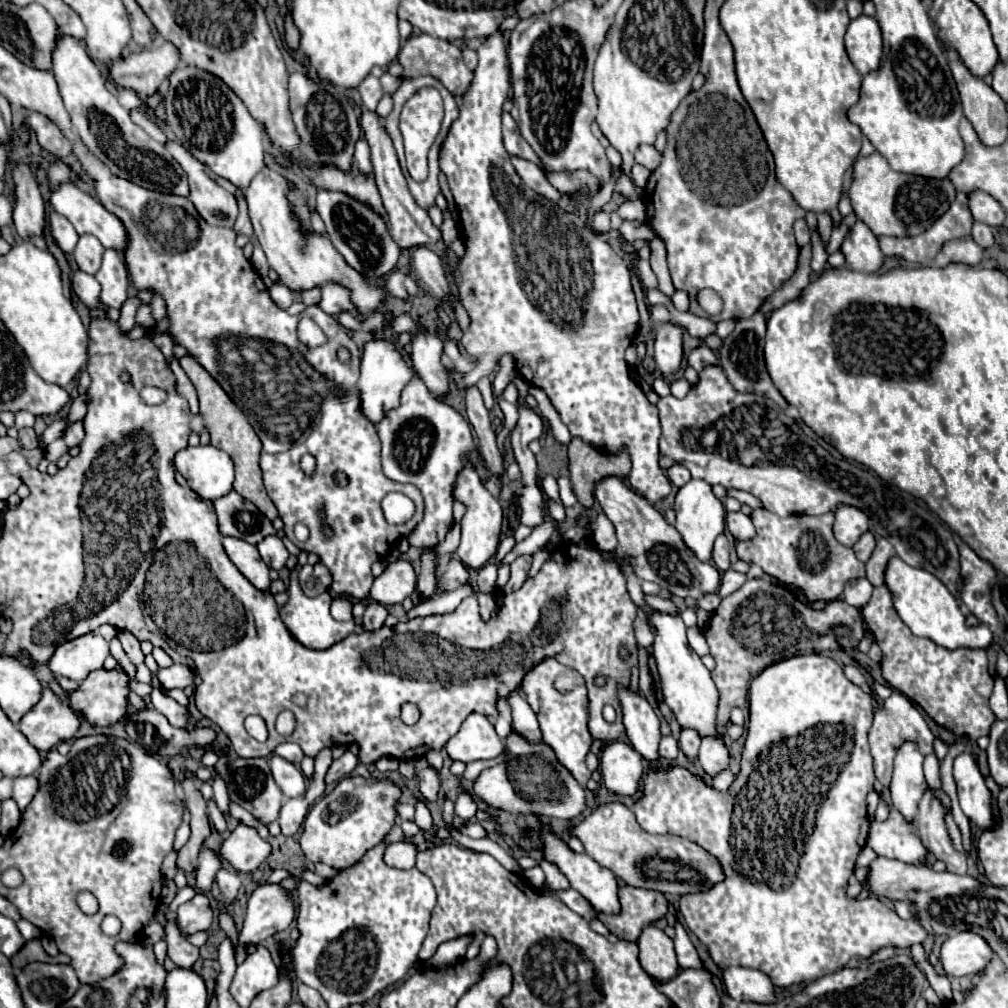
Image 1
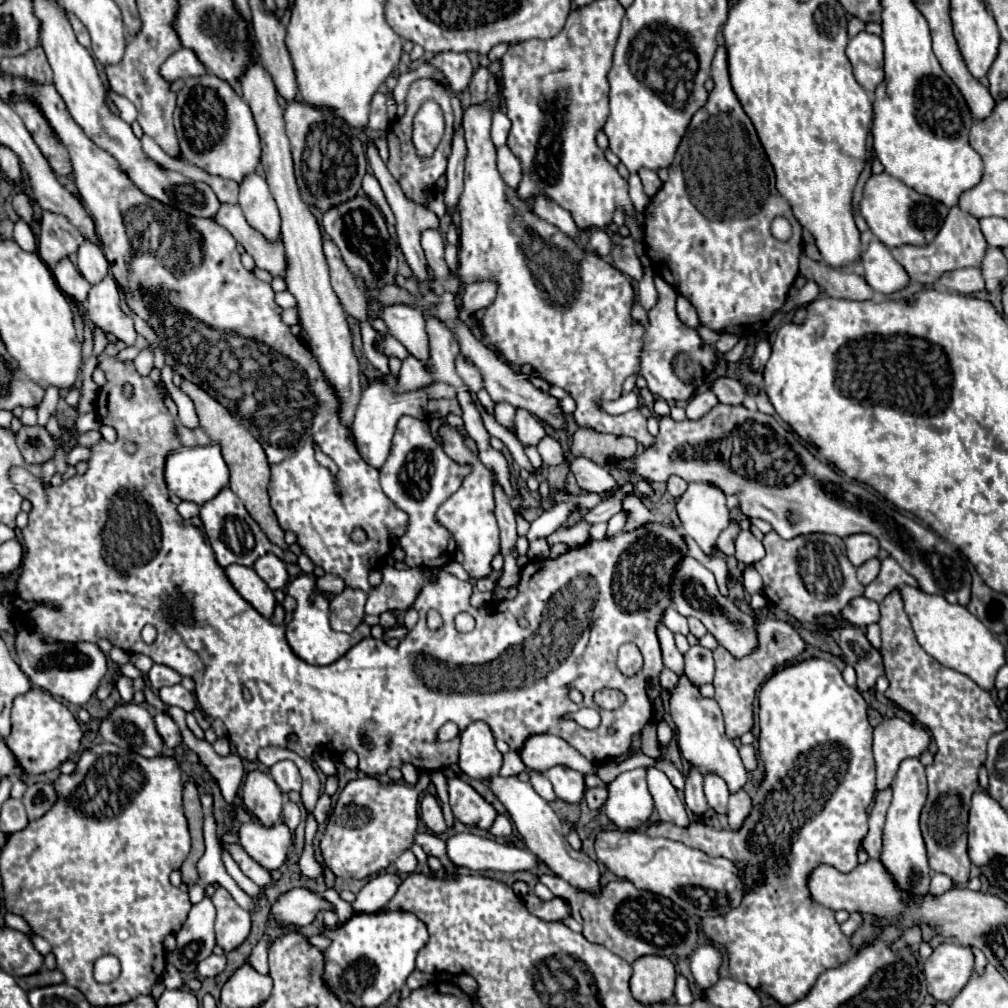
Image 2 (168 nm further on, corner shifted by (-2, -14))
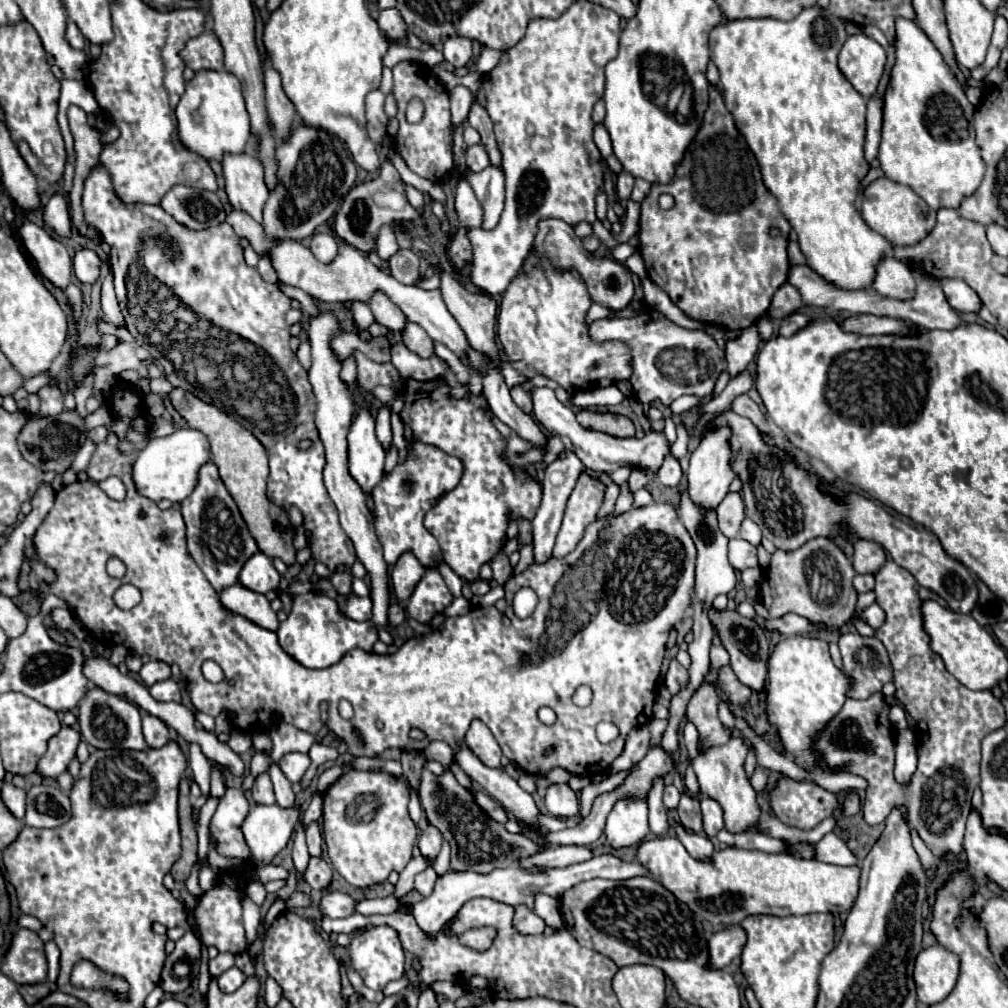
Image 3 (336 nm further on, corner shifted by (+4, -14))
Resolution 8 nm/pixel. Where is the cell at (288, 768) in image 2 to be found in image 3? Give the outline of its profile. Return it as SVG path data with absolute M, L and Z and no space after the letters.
M290 752L290 754L284 754L278 764L290 782L300 782L306 768L310 766L310 758L308 754L302 754L302 752Z

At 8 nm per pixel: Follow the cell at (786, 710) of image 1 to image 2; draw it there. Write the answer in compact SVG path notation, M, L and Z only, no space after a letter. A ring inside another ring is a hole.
M810 658L774 672L760 688L758 702L758 754L764 762L764 778L752 796L752 810L740 830L716 830L698 818L690 826L656 822L646 828L646 834L650 838L662 836L682 842L714 858L728 858L742 874L748 866L758 868L762 878L744 886L740 906L724 916L702 918L702 932L712 944L726 944L732 978L742 980L748 986L758 986L760 992L770 994L786 1006L804 998L822 972L852 958L850 938L840 930L834 912L812 900L808 892L808 876L820 864L834 866L840 872L852 872L852 868L858 866L858 848L868 832L868 806L876 794L872 726L866 718L868 704L862 694L844 682L842 672L832 662L822 658ZM832 752L838 752L840 756L834 764L830 762Z

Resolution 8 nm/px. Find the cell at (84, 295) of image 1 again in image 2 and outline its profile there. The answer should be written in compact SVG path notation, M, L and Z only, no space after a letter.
M60 260L54 268L52 268L52 274L58 282L58 286L68 294L72 296L76 302L84 302L88 298L88 292L90 292L90 284L84 280L84 276L78 272L78 268L68 260Z

